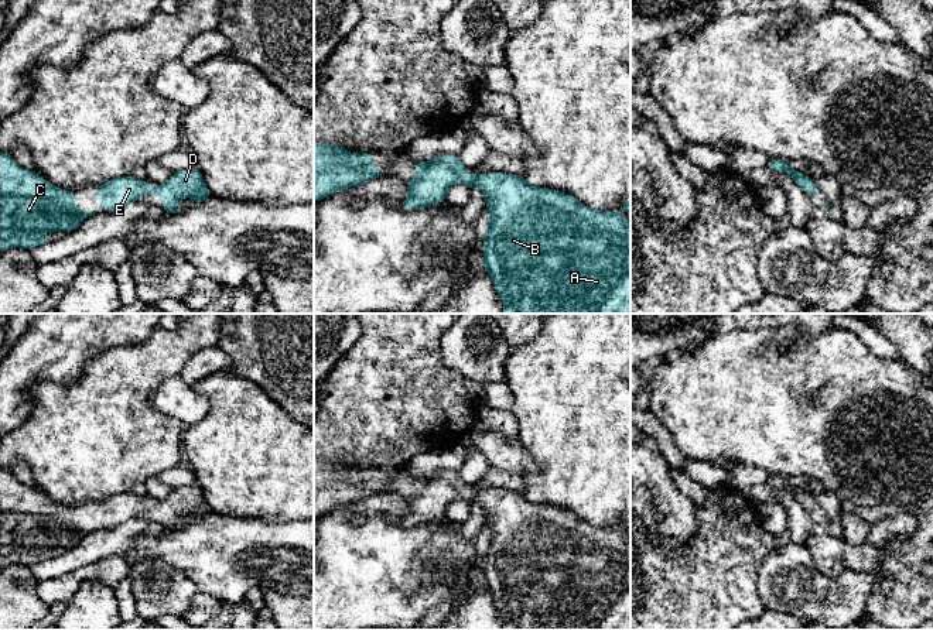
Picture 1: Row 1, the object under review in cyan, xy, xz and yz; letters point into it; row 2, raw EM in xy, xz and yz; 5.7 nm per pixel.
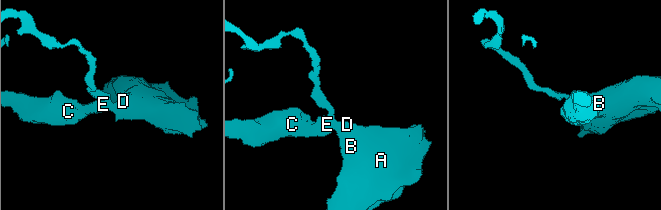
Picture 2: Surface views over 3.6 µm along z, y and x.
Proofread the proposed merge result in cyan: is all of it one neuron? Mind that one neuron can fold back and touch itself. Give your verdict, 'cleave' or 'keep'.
keep

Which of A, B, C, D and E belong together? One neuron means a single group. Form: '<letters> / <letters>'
A B C D E

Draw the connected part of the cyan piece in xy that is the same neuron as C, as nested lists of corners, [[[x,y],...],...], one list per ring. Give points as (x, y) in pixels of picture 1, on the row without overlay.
[[[0,469],[0,568],[10,564],[33,566],[48,559],[42,549],[69,549],[78,545],[93,527],[76,525],[76,510],[54,503],[38,489],[21,485],[11,470]]]

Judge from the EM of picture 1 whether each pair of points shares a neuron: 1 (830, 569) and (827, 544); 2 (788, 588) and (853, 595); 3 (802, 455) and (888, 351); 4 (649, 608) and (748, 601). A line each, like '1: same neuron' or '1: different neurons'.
1: same neuron
2: same neuron
3: different neurons
4: same neuron

